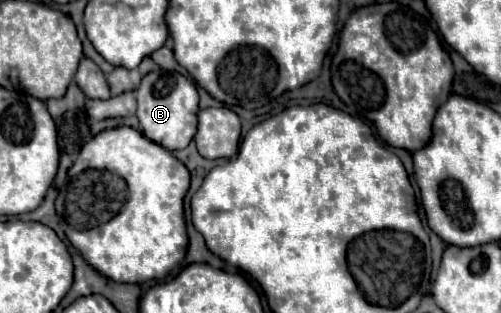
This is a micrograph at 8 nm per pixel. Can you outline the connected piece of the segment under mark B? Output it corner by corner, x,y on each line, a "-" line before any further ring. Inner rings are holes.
153,69
143,77
139,89
135,89
135,97
137,97
137,119
147,139
169,151
185,149
189,145
189,141
197,131
197,111
199,111
199,95
193,81
175,71

